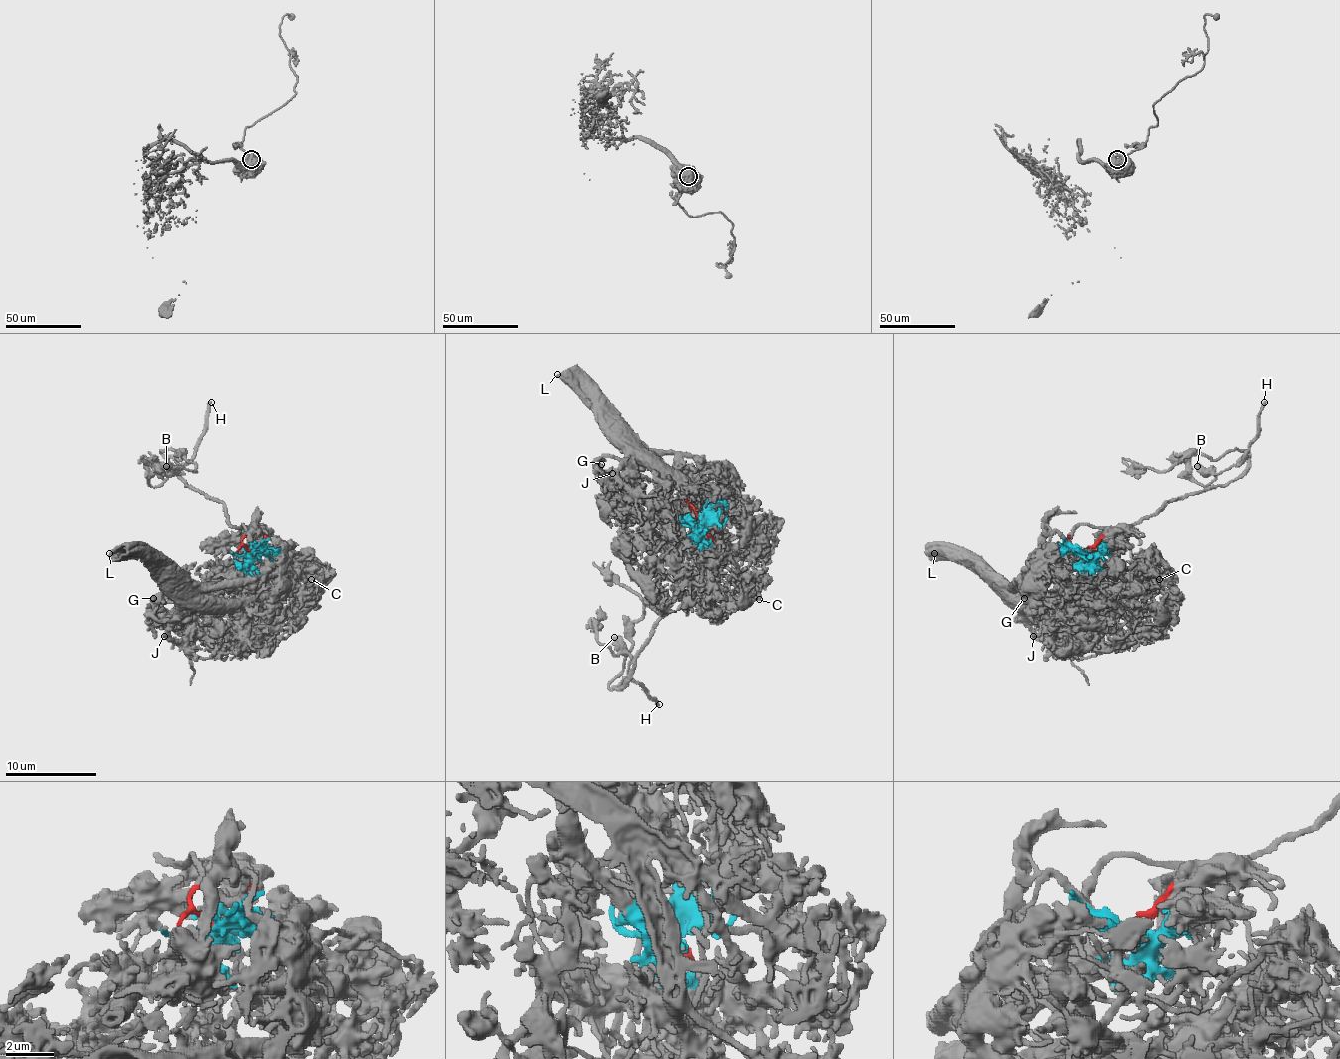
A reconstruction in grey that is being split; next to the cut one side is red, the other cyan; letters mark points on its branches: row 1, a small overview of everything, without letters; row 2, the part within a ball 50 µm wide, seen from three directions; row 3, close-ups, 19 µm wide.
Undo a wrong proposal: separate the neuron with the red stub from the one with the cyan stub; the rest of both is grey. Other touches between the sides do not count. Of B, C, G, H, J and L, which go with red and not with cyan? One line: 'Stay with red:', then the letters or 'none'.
Stay with red: B, H

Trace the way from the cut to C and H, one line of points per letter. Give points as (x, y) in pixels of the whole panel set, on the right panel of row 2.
C: (1080, 550), (1064, 552), (1071, 566), (1083, 573), (1074, 593), (1094, 604), (1126, 579), (1151, 575), (1160, 579)
H: (1080, 550), (1064, 543), (1080, 525), (1126, 527), (1233, 482), (1264, 402)

